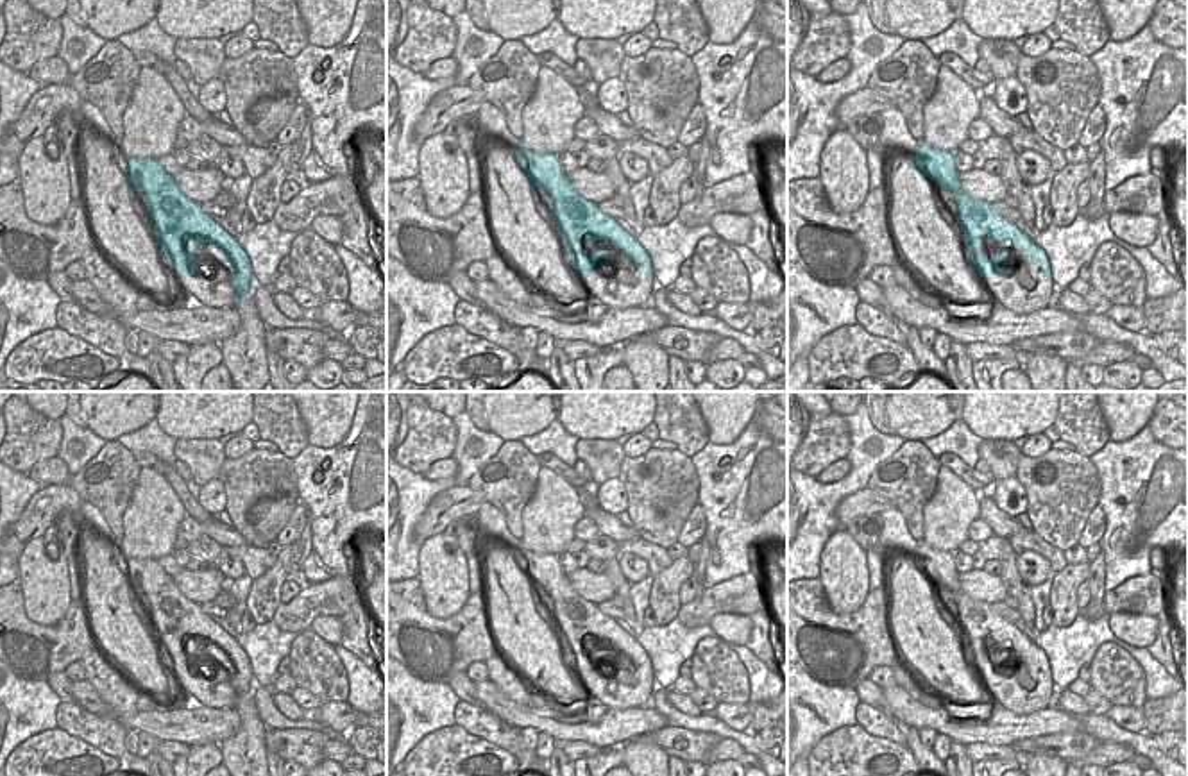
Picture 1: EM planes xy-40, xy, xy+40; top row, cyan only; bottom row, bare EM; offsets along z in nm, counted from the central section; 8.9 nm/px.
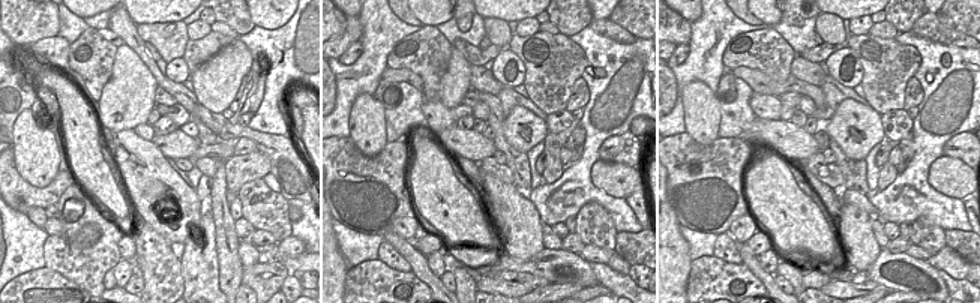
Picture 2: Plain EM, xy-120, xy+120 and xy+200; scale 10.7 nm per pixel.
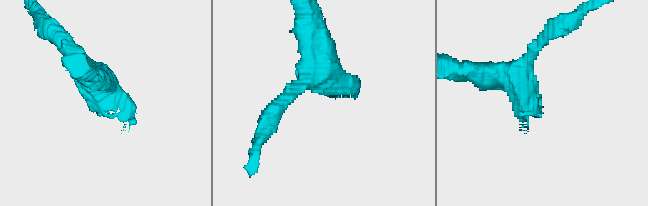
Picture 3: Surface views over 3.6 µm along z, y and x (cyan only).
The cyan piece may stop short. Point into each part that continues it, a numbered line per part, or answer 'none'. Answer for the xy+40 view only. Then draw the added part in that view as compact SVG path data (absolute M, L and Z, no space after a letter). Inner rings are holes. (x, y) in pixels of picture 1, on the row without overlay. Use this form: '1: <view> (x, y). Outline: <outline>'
1: xy+40 (1024, 689). Outline: M979 635L979 647L988 660L993 660L998 649L1006 651L1007 662L995 663L1004 674L980 678L993 703L1018 715L1029 715L1052 706L1057 690L1052 672L1043 676L1036 658L1027 656L1011 640L995 640L991 644L988 635Z

